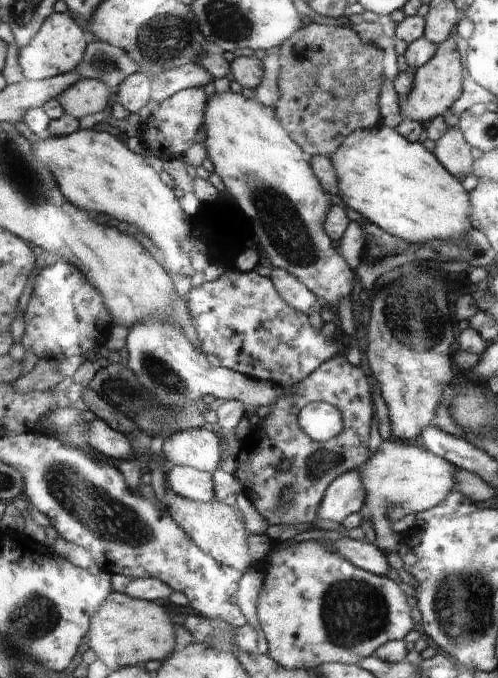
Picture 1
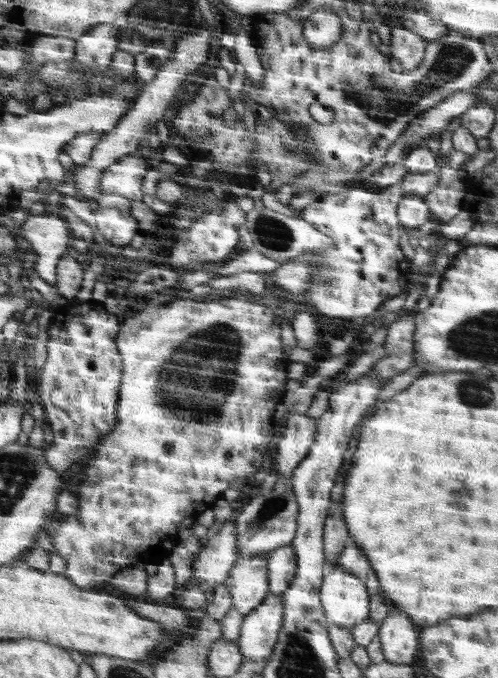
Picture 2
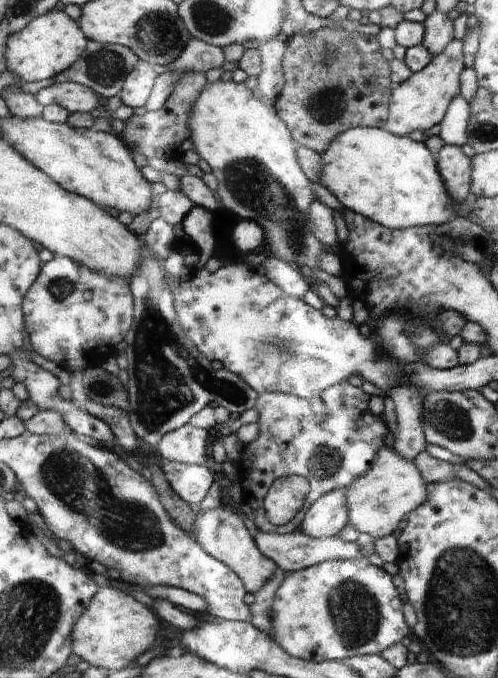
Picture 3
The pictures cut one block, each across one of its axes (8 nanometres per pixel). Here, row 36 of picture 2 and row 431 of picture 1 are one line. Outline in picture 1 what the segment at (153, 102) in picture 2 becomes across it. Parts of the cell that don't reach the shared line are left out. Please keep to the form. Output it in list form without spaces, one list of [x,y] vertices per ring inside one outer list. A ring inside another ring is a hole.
[[[188,429],[164,439],[162,452],[170,467],[184,465],[212,474],[220,462],[220,440],[214,430]]]

